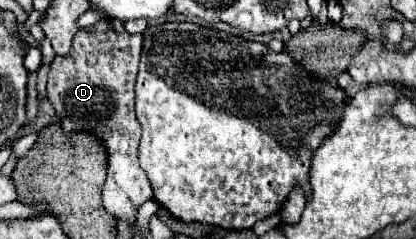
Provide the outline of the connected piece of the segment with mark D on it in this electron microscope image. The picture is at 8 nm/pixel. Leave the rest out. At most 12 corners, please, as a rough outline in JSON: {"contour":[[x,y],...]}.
{"contour":[[120,20],[54,56],[48,98],[66,130],[108,148],[104,208],[136,222],[142,34]]}

